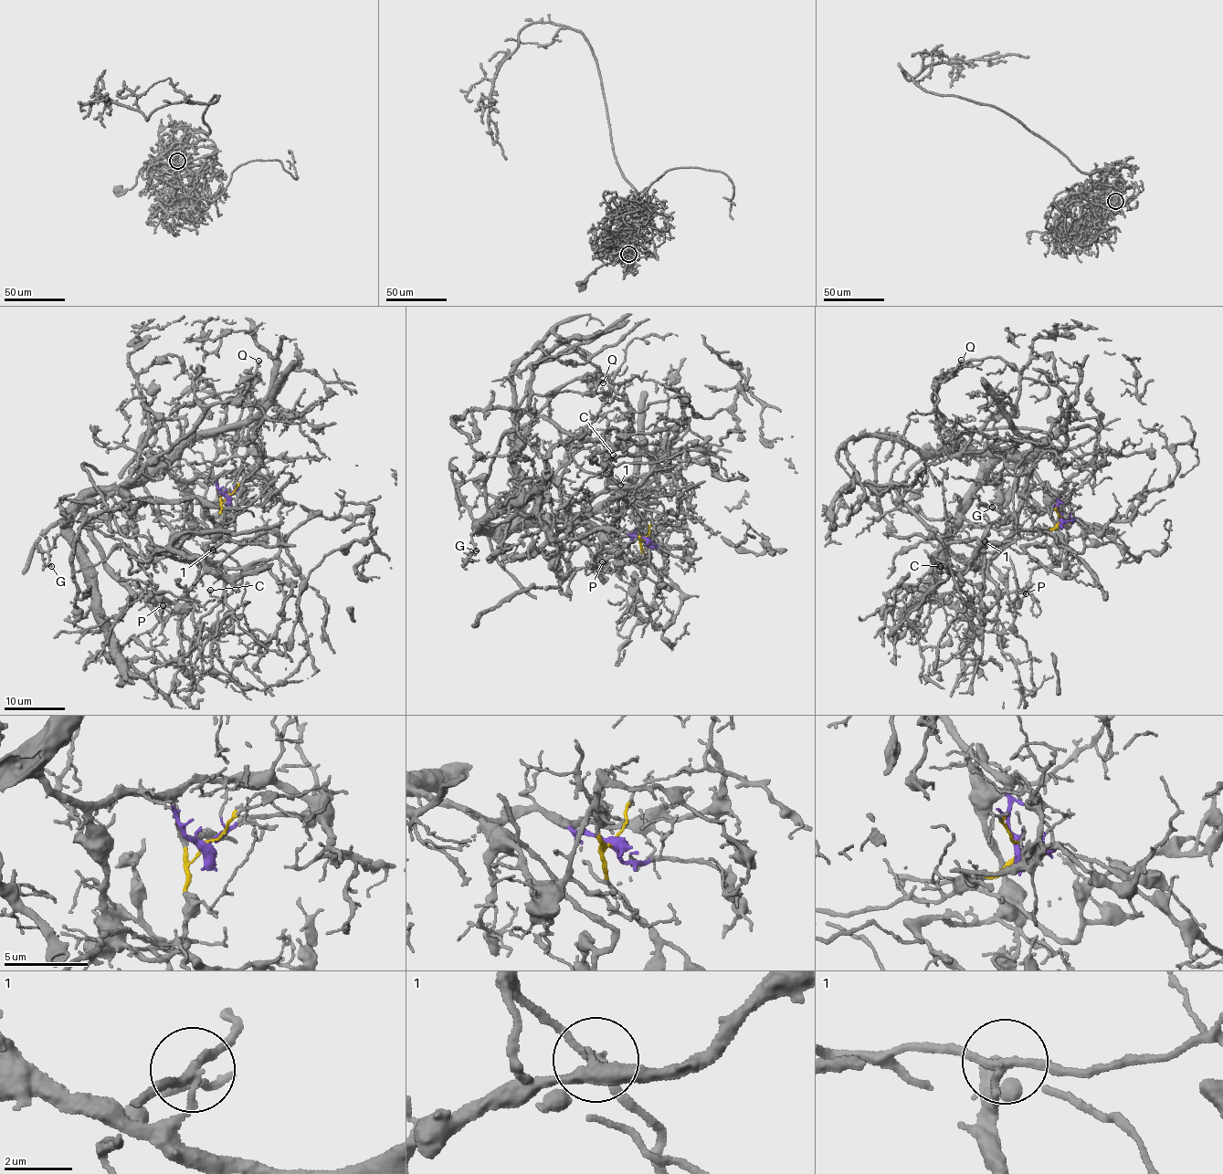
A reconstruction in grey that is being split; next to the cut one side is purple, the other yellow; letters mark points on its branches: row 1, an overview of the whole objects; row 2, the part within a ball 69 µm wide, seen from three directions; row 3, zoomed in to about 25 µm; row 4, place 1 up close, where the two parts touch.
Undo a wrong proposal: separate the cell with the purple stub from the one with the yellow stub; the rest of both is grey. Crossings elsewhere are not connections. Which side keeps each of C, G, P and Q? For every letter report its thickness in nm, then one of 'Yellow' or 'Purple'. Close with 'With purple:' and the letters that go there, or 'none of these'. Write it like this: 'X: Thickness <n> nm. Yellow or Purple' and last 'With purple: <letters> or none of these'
C: Thickness 190 nm. Yellow
G: Thickness 150 nm. Purple
P: Thickness 130 nm. Purple
Q: Thickness 130 nm. Purple
With purple: G, P, Q

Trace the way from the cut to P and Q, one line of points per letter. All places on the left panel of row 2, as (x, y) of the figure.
P: (226, 495), (208, 478), (173, 478), (164, 470), (88, 497), (86, 529), (102, 561), (166, 617), (163, 604)
Q: (226, 495), (214, 480), (165, 471), (119, 488), (123, 494), (206, 408), (237, 398), (258, 360)

